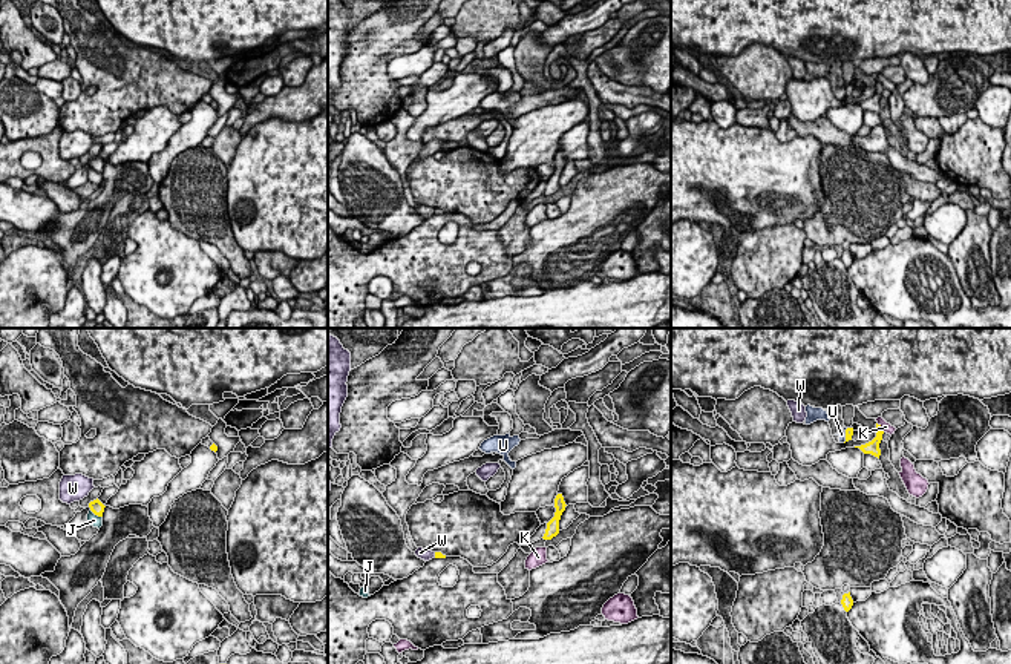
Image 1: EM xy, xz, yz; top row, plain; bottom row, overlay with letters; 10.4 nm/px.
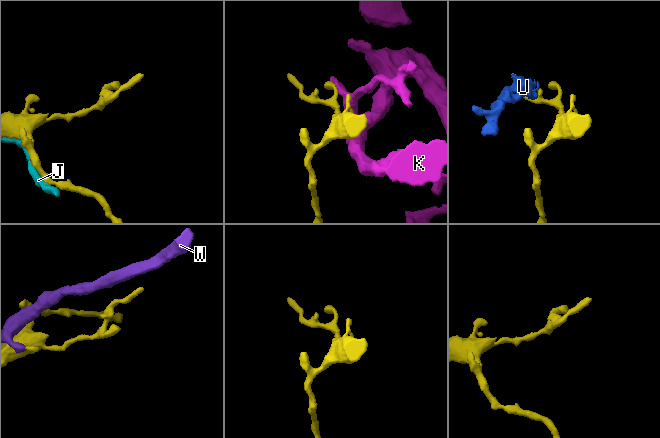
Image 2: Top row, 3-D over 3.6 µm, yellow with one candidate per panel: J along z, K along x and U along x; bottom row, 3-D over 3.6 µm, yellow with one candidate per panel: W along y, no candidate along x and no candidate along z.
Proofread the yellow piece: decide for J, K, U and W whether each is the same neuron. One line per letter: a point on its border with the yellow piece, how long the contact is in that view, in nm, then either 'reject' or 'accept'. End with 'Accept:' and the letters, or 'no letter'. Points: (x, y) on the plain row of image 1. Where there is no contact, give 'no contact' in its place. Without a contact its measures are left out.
J: xy (97, 170) | 150 nm | reject
K: yz (881, 85) | 130 nm | reject
U: yz (846, 92) | 170 nm | reject
W: xz (435, 212) | 70 nm | reject
Accept: no letter

